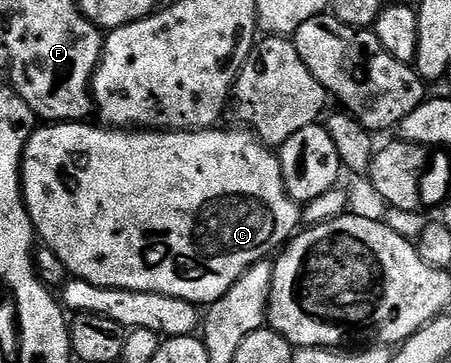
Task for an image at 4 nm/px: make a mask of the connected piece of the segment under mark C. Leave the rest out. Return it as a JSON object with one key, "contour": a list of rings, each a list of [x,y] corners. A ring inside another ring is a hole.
{"contour":[[[52,122],[47,126],[37,127],[26,142],[20,165],[24,205],[28,207],[35,235],[39,239],[41,236],[44,239],[41,241],[47,248],[54,250],[54,254],[62,258],[62,262],[75,279],[85,280],[99,288],[121,288],[127,292],[153,292],[189,300],[197,306],[207,306],[222,298],[222,294],[226,294],[226,290],[230,290],[230,286],[234,286],[234,282],[242,278],[247,268],[262,259],[271,257],[277,249],[297,235],[302,224],[301,205],[292,200],[286,190],[279,155],[267,144],[263,144],[256,137],[255,132],[241,130],[239,127],[227,132],[224,126],[203,128],[201,132],[121,130],[93,124],[92,122]]]}

